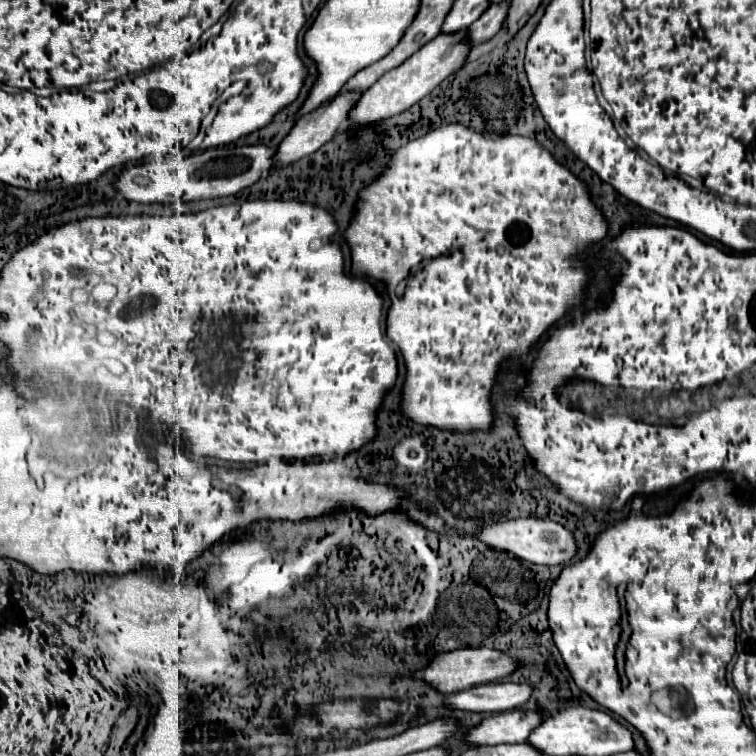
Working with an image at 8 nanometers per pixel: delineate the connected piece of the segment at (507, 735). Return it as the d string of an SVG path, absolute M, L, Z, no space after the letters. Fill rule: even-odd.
M512 710L512 712L502 712L492 718L482 720L478 728L474 728L468 734L468 740L474 746L484 746L484 744L520 744L526 742L530 732L542 724L544 714L542 712L524 712L524 710Z

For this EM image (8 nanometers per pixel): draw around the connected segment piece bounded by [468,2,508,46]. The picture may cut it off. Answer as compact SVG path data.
M508 2L506 4L492 4L468 30L470 30L470 36L472 36L472 46L480 44L480 42L486 42L490 40L500 28L502 28L502 20L506 20L506 8L508 8Z

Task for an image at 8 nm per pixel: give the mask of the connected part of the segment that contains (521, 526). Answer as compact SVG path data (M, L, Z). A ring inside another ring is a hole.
M518 518L518 520L508 520L502 524L484 526L484 528L480 528L480 540L486 542L488 546L508 550L522 560L528 560L532 564L542 564L542 566L568 564L570 558L574 558L576 550L578 550L576 538L570 530L566 530L558 522L536 520L536 518Z

